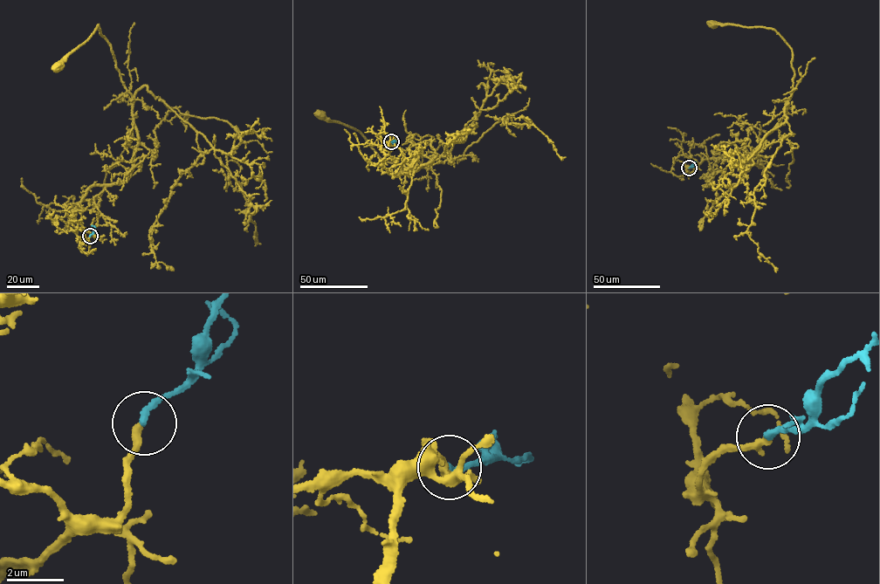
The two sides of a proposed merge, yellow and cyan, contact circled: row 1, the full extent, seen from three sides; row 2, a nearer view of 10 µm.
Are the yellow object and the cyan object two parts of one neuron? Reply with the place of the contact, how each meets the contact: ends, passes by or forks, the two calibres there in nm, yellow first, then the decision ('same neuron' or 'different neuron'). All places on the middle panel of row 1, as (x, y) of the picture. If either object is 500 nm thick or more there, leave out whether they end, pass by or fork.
place (391, 141); yellow ends; cyan ends; calibres 280 and 240 nm; same neuron

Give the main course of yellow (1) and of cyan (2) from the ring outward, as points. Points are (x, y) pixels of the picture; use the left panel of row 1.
1: (89, 236), (81, 245), (67, 226), (89, 188), (131, 172), (132, 94), (98, 24), (58, 67)
2: (90, 236), (94, 227), (91, 225)

